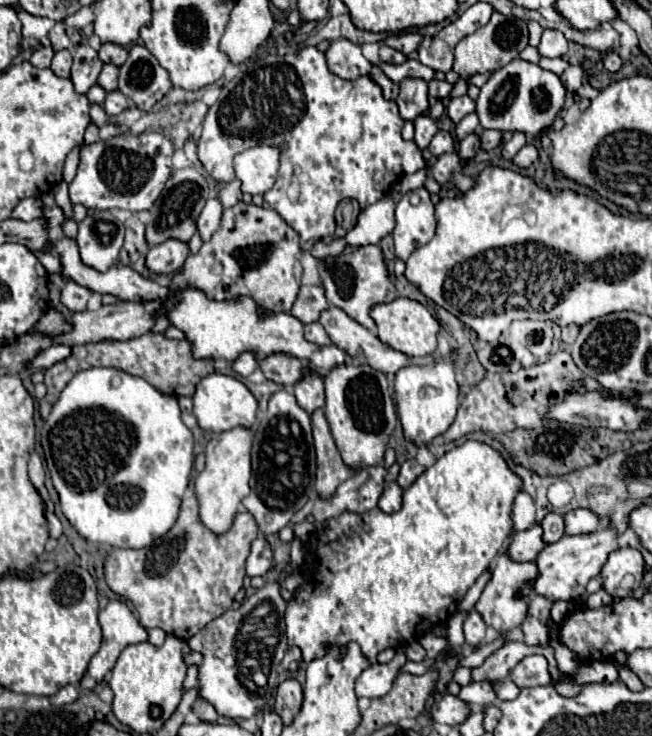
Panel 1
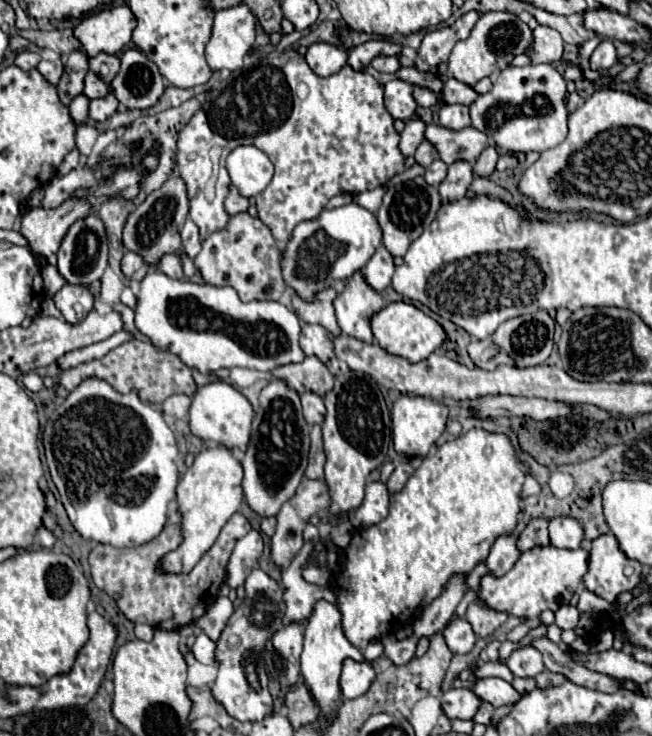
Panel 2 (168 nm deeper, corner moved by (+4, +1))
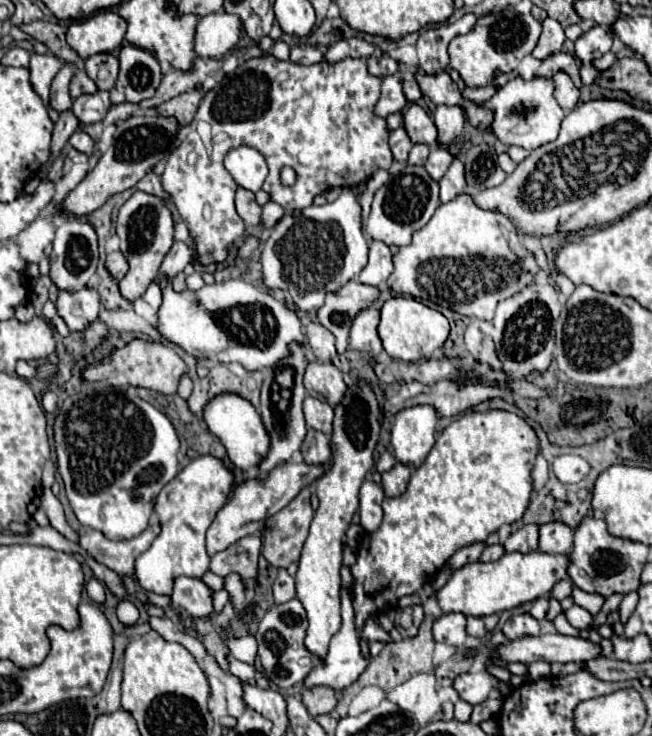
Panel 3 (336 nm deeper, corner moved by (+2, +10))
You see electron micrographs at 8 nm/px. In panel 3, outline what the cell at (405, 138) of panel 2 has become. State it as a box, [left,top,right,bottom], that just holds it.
[390,127,412,161]

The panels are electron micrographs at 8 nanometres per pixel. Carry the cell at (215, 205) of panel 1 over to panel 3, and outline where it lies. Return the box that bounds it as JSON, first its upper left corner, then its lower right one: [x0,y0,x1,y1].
[158,241,192,279]

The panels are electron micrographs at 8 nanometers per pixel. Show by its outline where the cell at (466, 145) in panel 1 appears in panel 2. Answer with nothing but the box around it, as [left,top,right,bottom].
[440,162,472,202]

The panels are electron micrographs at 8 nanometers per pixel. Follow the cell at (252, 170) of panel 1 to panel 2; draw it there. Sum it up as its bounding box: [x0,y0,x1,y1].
[226,146,274,198]

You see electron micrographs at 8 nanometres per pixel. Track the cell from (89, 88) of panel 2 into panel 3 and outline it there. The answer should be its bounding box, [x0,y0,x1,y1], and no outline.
[70,71,98,99]

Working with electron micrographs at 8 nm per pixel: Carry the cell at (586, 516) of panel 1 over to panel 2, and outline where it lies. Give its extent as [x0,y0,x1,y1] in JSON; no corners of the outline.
[550,518,584,550]

